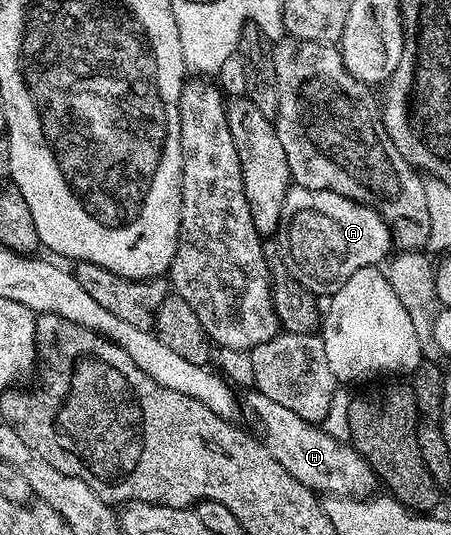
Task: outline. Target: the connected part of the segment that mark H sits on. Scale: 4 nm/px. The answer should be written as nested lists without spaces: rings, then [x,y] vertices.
[[[250,389],[246,399],[244,395],[244,407],[254,411],[258,418],[262,426],[260,438],[268,453],[272,453],[272,457],[276,457],[276,461],[280,461],[280,465],[309,491],[322,497],[364,500],[379,490],[380,480],[372,465],[349,442],[332,437],[325,429],[304,421],[304,417],[296,417],[292,409],[284,409],[284,405],[272,401],[272,397],[264,397],[257,389]]]

